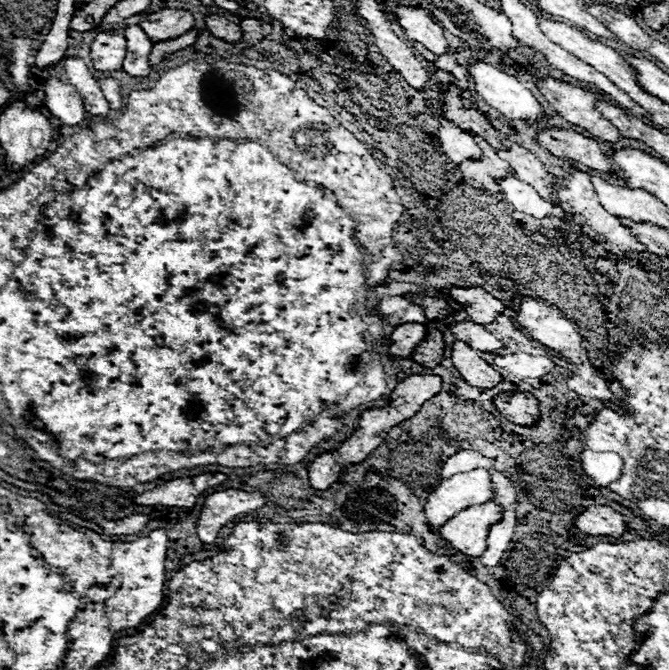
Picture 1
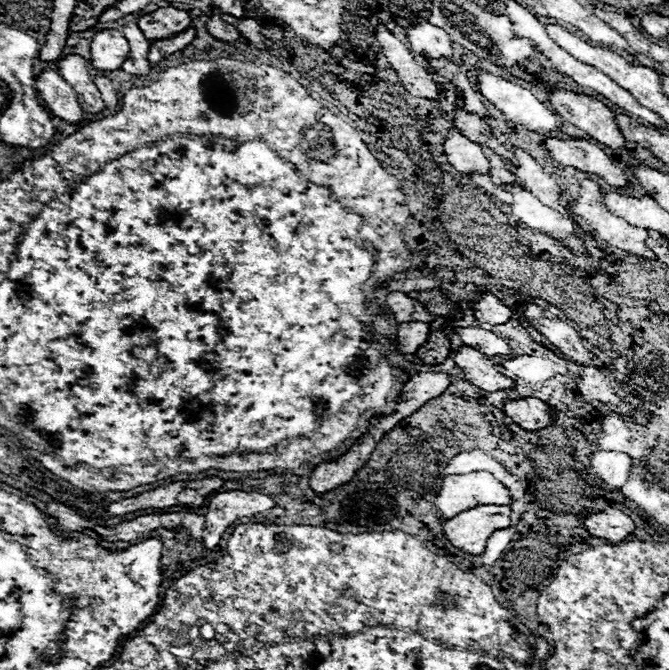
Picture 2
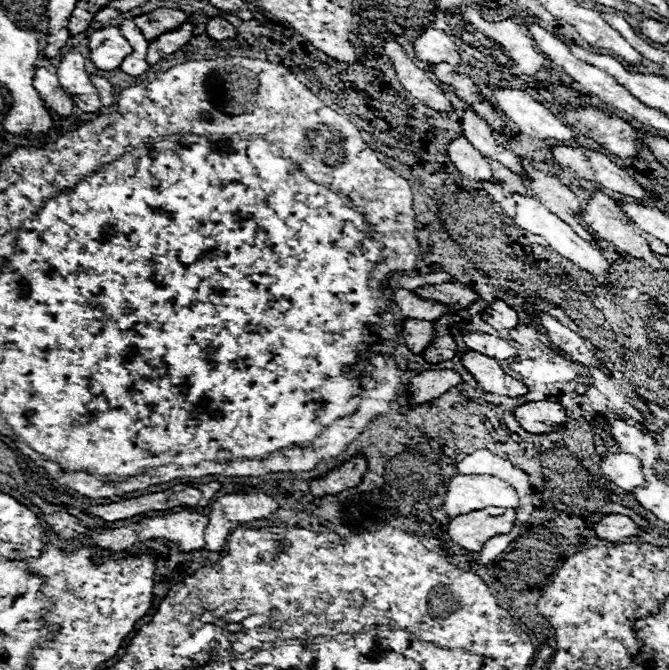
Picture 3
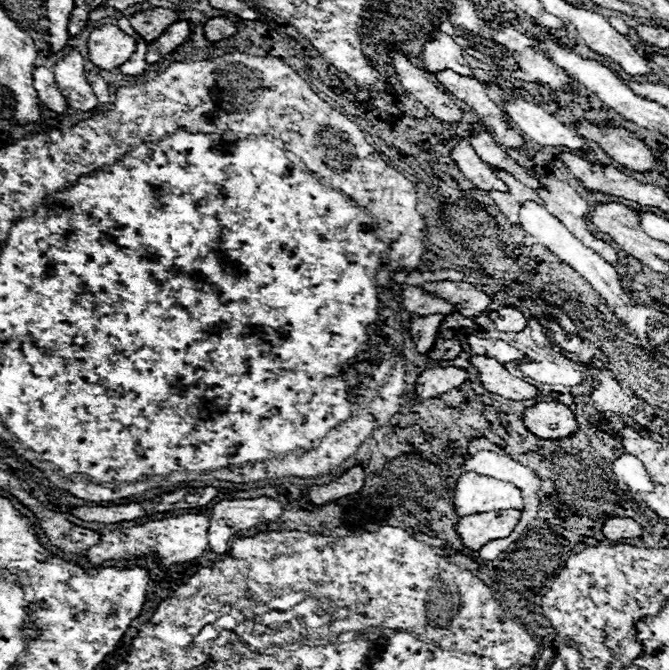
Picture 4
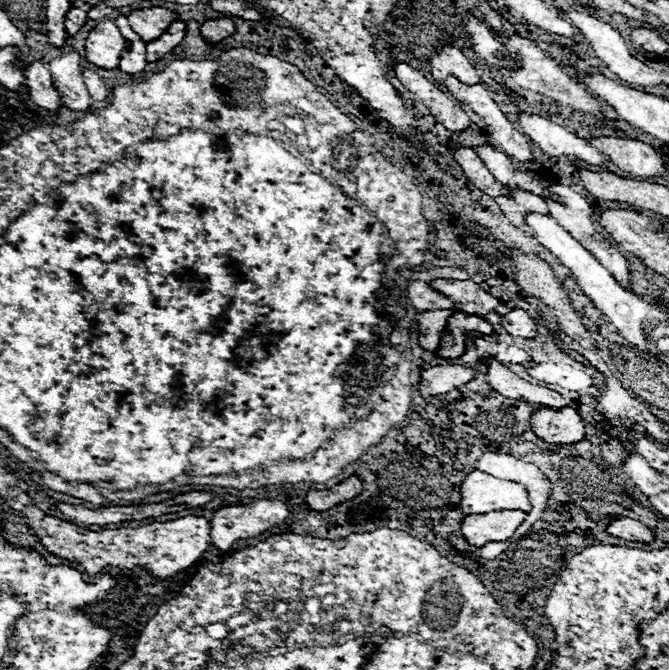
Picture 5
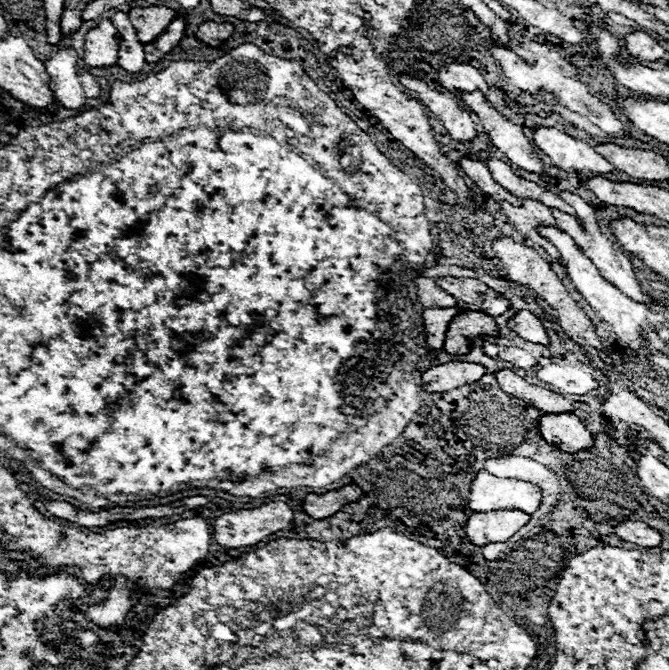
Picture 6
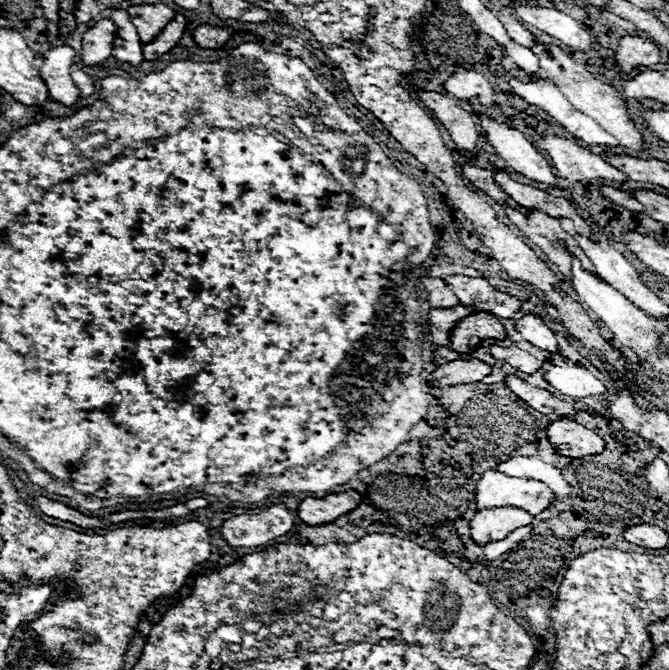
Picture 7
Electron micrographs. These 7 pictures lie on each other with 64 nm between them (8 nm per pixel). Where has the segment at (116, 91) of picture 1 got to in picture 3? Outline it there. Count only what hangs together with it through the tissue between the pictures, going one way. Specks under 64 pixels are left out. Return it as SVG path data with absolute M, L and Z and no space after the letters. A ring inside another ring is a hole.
M90 76L94 88L100 92L100 100L104 106L114 106L116 104L116 94L114 94L114 86L102 78L102 76Z

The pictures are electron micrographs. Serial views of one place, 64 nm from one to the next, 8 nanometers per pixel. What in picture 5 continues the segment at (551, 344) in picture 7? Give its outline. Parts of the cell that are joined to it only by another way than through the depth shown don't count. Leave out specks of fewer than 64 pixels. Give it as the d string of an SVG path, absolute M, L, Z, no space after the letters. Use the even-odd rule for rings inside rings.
M514 308L514 310L510 310L508 314L504 314L500 326L502 326L508 334L512 334L512 336L532 338L532 336L536 334L536 326L534 326L532 318L530 318L524 310L520 310L520 308Z

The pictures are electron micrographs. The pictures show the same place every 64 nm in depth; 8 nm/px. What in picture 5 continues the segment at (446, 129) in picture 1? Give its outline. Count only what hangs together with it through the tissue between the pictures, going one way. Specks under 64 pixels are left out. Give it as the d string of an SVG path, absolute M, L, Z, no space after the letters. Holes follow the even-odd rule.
M460 146L456 152L454 152L454 160L460 164L464 176L478 188L482 190L484 194L488 196L510 196L508 194L508 188L504 184L500 184L492 172L484 166L484 162L476 156L476 152L468 146Z

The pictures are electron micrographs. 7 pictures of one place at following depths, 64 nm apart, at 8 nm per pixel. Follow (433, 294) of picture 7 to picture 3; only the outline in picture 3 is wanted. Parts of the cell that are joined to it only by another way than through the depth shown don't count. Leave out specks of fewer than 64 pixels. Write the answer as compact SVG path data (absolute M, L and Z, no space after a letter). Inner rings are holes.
M396 290L392 294L392 300L396 302L402 318L416 318L416 320L438 320L448 312L448 308L440 302L428 302L424 298L418 298L410 290Z

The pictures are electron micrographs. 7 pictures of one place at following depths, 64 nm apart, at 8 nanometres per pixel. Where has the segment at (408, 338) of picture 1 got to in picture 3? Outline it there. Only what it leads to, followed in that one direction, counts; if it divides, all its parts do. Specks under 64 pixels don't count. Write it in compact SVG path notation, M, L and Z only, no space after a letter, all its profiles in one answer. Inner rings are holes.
M428 320L402 322L402 338L404 338L406 348L412 354L424 352L424 348L428 348L428 344L432 342L432 334L434 334L434 322L428 322Z

